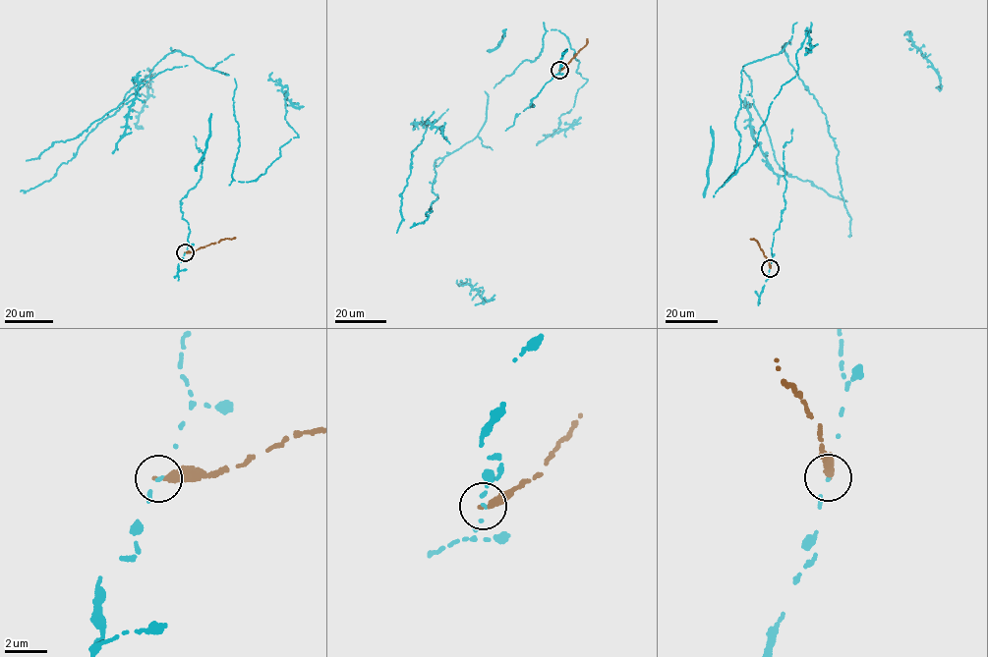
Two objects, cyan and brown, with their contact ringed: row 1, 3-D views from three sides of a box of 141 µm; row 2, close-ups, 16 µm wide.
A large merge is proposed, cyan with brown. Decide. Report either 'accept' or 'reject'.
reject

